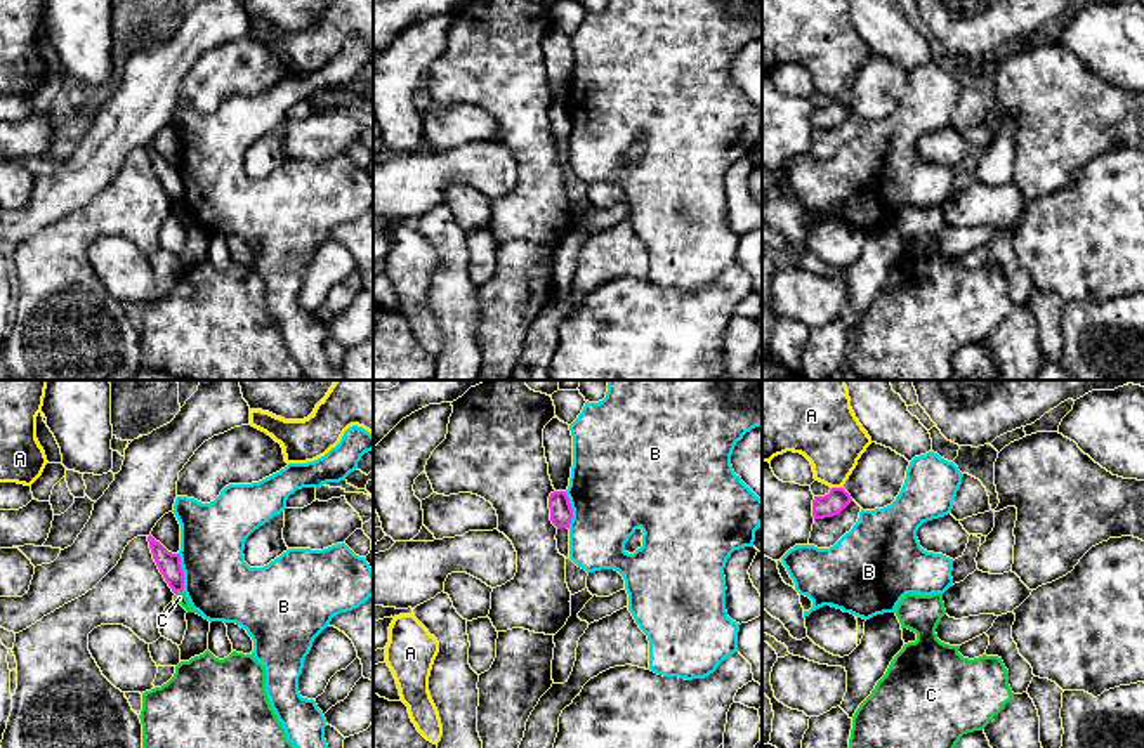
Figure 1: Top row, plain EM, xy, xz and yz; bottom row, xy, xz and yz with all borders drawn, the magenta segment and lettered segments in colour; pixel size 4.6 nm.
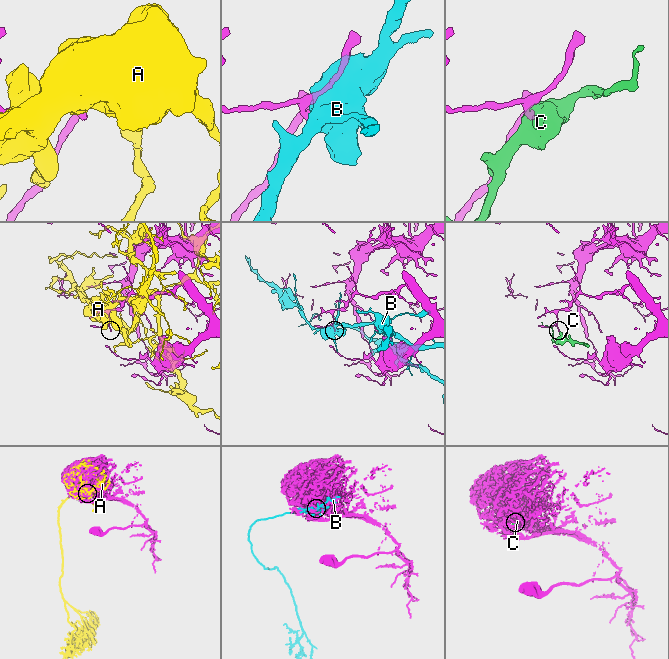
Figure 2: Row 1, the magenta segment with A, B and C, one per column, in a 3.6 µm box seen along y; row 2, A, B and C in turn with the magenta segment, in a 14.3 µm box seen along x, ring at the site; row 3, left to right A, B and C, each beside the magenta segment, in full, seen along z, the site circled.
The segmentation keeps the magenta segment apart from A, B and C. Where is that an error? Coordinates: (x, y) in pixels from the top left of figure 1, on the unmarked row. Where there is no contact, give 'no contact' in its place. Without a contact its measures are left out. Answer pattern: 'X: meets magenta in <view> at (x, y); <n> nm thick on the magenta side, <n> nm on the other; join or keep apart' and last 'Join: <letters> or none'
A: meets magenta in yz at (837, 99); 110 nm thick on the magenta side, 300 nm on the other; keep apart
B: meets magenta in xz at (572, 122); 110 nm thick on the magenta side, 440 nm on the other; keep apart
C: meets magenta in xy at (179, 202); 110 nm thick on the magenta side, 60 nm on the other; keep apart
Join: none

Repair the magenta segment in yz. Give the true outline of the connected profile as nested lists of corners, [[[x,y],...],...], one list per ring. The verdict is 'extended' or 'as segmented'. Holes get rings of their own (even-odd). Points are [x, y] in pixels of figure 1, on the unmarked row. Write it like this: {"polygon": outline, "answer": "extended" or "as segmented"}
{"polygon": [[[832,99],[825,108],[814,108],[812,128],[825,130],[840,125],[852,113],[851,106],[844,99]]], "answer": "as segmented"}

